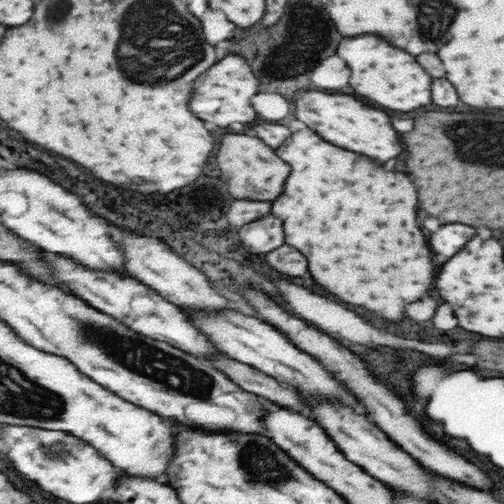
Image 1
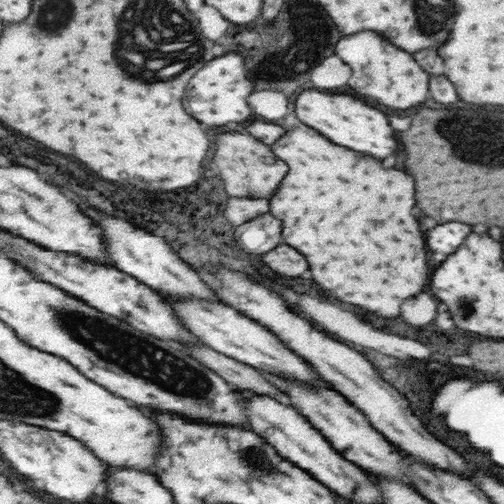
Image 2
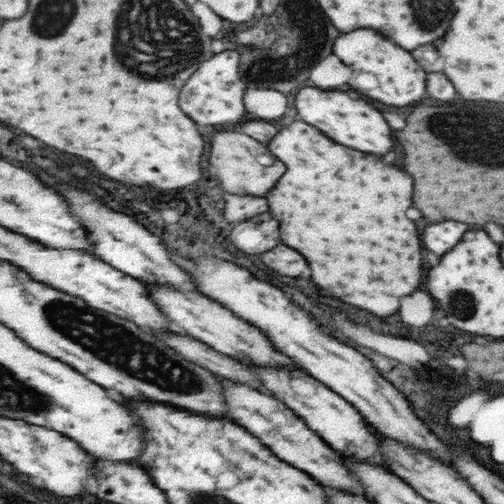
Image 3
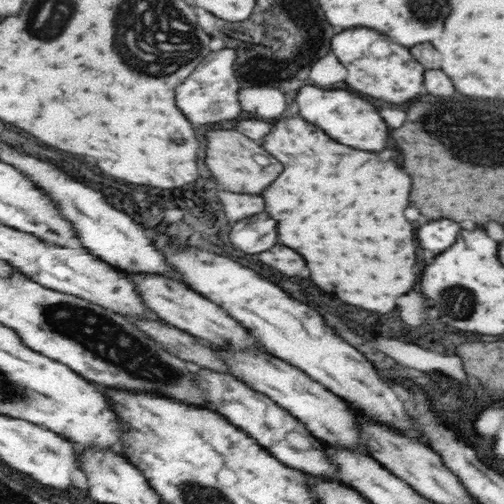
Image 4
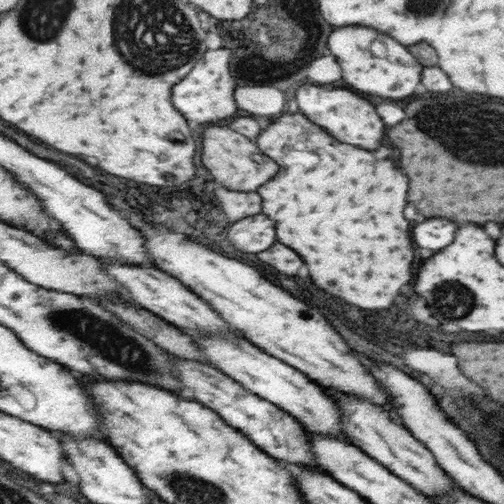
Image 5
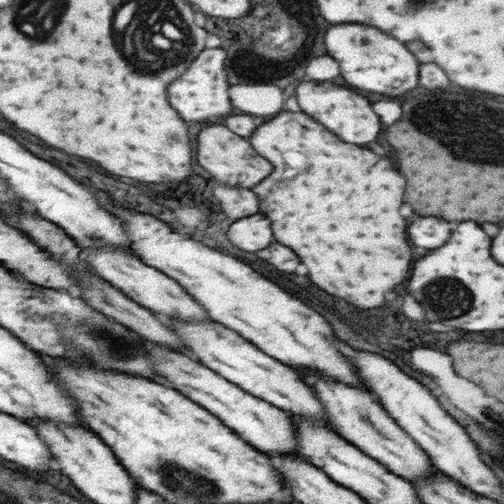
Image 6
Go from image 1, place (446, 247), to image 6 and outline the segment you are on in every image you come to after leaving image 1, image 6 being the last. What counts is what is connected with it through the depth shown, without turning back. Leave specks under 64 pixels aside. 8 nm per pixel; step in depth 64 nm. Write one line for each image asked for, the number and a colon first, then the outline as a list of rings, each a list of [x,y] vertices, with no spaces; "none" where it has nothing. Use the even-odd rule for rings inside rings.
2: [[[447,222],[431,228],[427,232],[427,244],[431,244],[431,252],[441,252],[441,254],[453,254],[455,248],[465,240],[465,236],[471,232],[467,224],[459,222]]]
3: [[[445,220],[445,222],[439,222],[439,224],[431,224],[431,226],[427,226],[423,230],[423,246],[429,252],[445,254],[447,250],[451,250],[461,240],[461,234],[465,230],[467,230],[465,224],[451,222],[451,220]]]
4: [[[435,220],[427,222],[419,228],[419,246],[425,250],[431,250],[433,254],[441,254],[445,248],[449,248],[461,226],[453,220]]]
5: [[[429,218],[425,222],[415,224],[415,244],[427,250],[441,250],[451,244],[455,232],[455,224],[443,218]]]
6: [[[419,218],[411,222],[411,244],[433,250],[447,242],[449,232],[449,222],[441,218]]]

